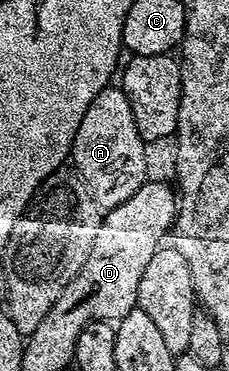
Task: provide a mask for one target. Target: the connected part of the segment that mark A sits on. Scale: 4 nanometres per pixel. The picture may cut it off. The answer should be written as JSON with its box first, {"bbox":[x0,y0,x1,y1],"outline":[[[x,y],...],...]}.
{"bbox":[70,85,148,209],"outline":[[[109,85],[101,89],[98,97],[90,101],[90,109],[86,109],[72,142],[70,163],[96,206],[107,209],[122,205],[122,201],[130,201],[145,183],[148,159],[144,150],[146,144],[138,133],[138,125],[134,125],[130,101],[119,86]]]}

